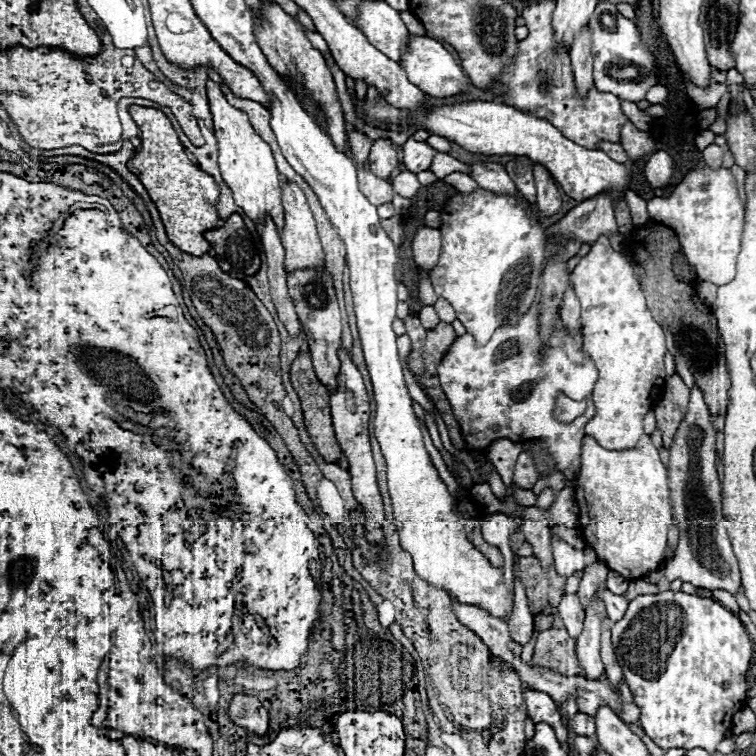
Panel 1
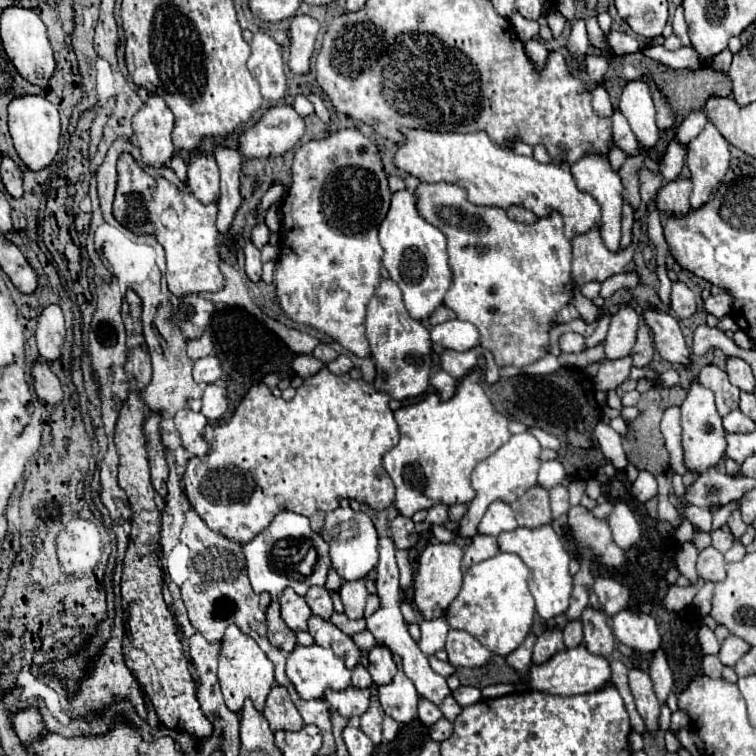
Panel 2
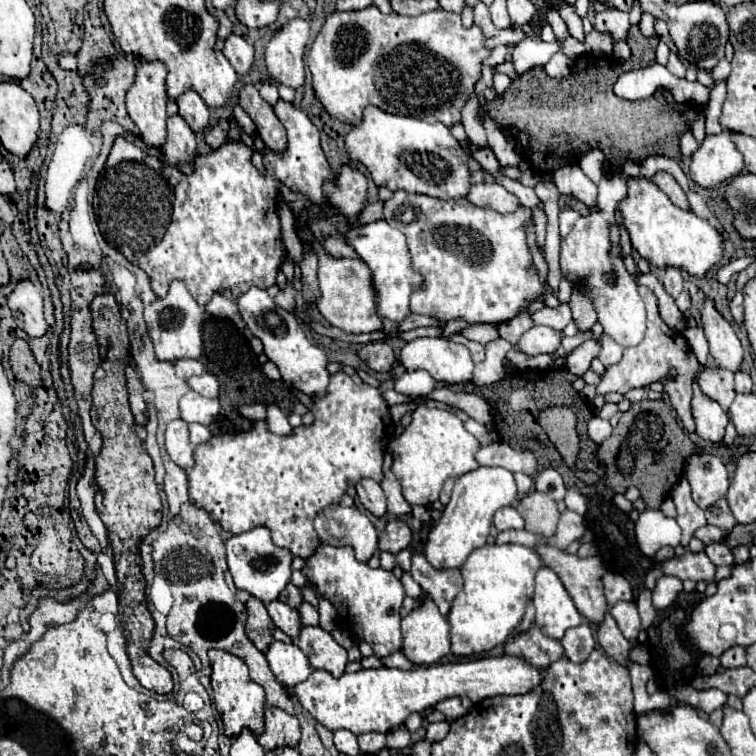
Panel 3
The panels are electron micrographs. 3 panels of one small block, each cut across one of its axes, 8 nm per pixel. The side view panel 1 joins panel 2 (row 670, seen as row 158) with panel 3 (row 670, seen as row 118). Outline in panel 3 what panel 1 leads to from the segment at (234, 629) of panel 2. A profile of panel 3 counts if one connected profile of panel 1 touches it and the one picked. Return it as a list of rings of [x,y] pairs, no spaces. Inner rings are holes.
[[[210,650],[208,652],[212,662],[212,690],[214,690],[214,704],[220,712],[220,718],[224,722],[226,736],[238,736],[242,728],[250,728],[256,736],[264,730],[264,688],[250,680],[248,666],[242,662],[242,658],[234,654],[226,654],[224,650]]]

